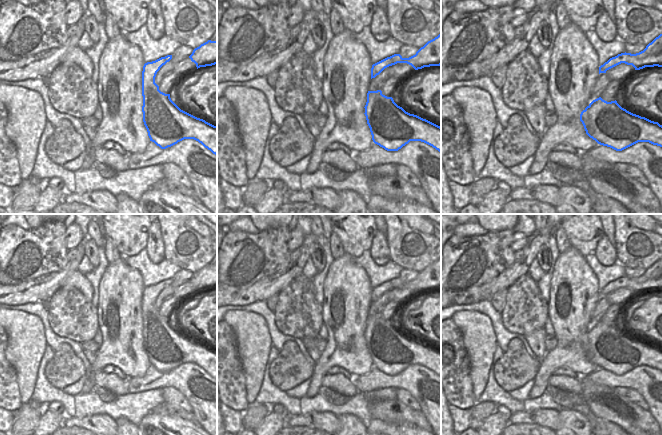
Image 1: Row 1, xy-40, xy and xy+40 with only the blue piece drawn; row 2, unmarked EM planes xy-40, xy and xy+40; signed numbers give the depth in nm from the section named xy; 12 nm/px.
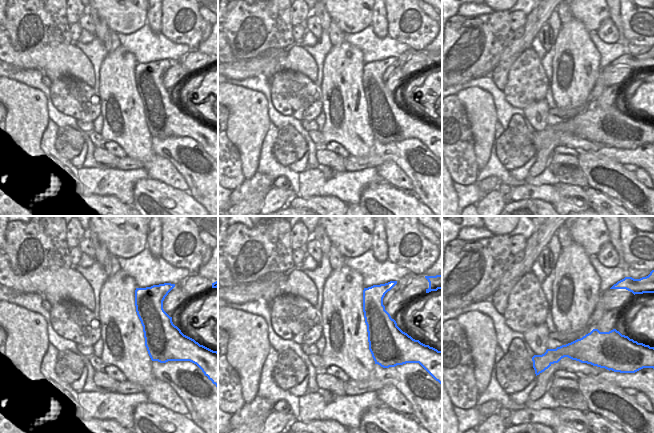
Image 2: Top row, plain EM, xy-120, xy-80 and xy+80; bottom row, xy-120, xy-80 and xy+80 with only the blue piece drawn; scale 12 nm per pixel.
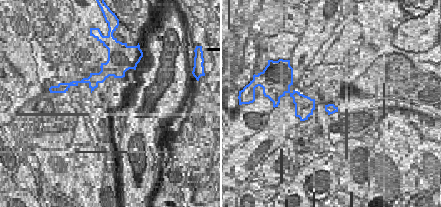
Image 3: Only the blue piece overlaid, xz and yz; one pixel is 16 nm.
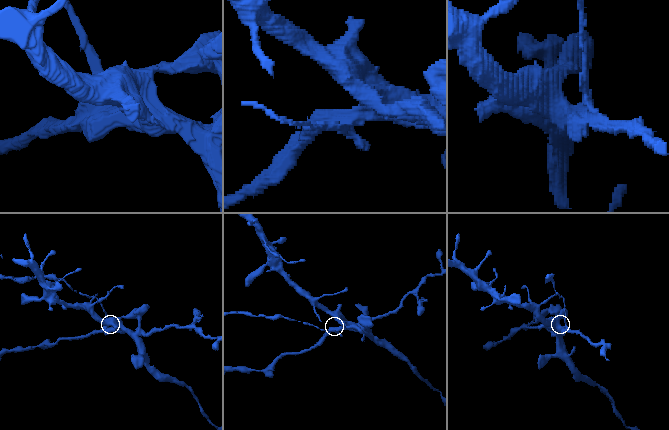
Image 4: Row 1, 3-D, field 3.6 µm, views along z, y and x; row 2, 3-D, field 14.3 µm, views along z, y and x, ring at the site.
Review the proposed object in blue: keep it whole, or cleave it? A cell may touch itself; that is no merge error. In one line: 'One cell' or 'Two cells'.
Two cells.

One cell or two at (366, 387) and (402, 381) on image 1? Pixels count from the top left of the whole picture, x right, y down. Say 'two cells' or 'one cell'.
one cell

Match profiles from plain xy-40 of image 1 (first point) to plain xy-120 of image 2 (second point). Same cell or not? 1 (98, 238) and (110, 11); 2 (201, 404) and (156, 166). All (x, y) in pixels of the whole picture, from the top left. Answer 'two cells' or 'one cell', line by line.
1: two cells
2: two cells

